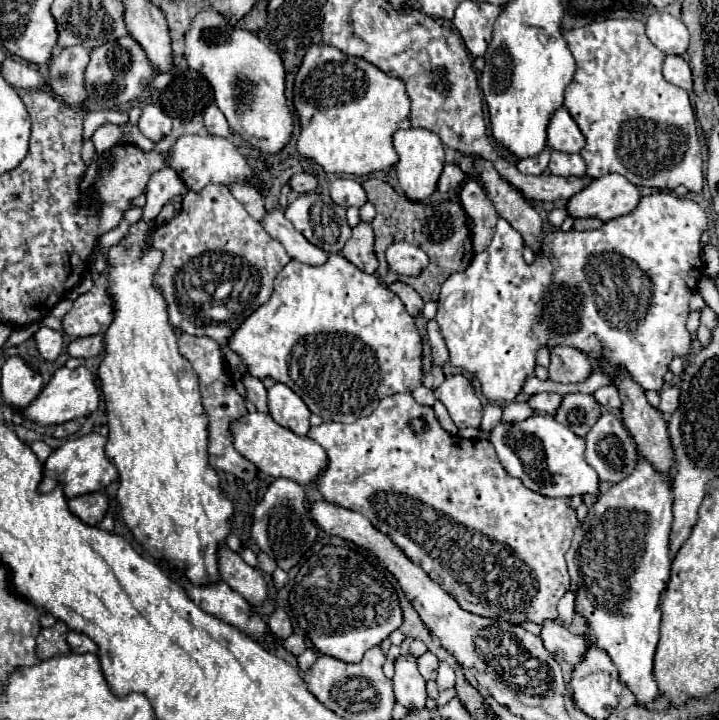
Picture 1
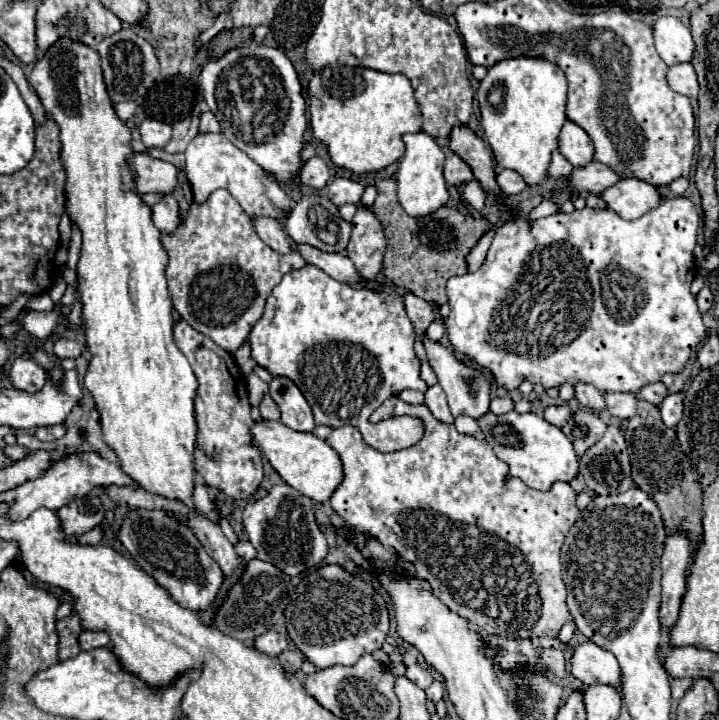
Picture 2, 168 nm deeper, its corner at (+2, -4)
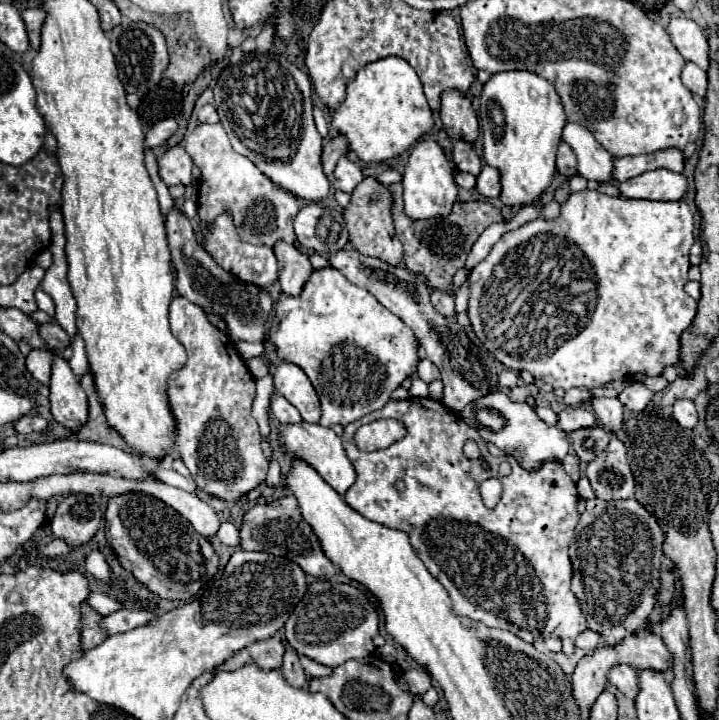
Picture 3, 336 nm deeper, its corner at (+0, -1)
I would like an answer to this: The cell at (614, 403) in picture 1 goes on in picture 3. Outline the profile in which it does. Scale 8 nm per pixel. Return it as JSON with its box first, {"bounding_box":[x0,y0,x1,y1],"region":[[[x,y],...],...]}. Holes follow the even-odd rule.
{"bounding_box":[617,383,653,413],"region":[[[633,383],[633,385],[629,385],[627,389],[623,389],[617,399],[619,399],[627,409],[631,409],[633,413],[639,413],[639,411],[643,411],[643,409],[647,407],[647,403],[653,399],[653,393],[651,393],[645,385]]]}

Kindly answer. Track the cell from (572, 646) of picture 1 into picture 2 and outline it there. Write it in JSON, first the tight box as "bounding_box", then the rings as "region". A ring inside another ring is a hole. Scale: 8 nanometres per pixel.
{"bounding_box":[571,642,621,692],"region":[[[583,642],[573,648],[571,674],[583,682],[583,686],[609,684],[621,692],[621,668],[615,656],[593,642]]]}

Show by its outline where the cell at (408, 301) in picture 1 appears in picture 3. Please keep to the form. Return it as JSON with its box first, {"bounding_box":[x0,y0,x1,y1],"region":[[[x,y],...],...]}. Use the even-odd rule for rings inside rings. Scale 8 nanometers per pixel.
{"bounding_box":[431,291,453,317],"region":[[[433,291],[431,293],[431,305],[435,305],[435,311],[441,313],[443,317],[453,317],[453,295],[451,293],[443,293],[443,291]]]}

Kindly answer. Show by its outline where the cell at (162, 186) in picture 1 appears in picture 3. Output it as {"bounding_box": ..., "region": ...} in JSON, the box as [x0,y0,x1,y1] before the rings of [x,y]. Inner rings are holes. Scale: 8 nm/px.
{"bounding_box":[165,207,273,343],"region":[[[177,207],[169,209],[165,227],[167,227],[169,251],[171,251],[173,263],[177,267],[177,283],[175,283],[177,291],[183,297],[187,297],[189,301],[193,301],[195,305],[221,315],[227,321],[229,335],[233,341],[247,341],[247,343],[263,341],[265,331],[267,331],[267,321],[273,313],[273,299],[271,299],[269,291],[253,287],[253,285],[241,285],[241,283],[237,283],[237,279],[233,275],[225,273],[209,257],[209,253],[205,253],[201,249],[201,243],[197,241],[191,221]]]}

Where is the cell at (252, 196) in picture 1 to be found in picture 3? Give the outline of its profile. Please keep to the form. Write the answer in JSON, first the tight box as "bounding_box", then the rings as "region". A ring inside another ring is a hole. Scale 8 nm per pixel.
{"bounding_box":[273,241,313,295],"region":[[[277,241],[273,245],[273,251],[279,263],[281,291],[287,295],[299,295],[303,289],[303,283],[309,279],[313,271],[307,255],[295,245],[289,245],[287,241]]]}

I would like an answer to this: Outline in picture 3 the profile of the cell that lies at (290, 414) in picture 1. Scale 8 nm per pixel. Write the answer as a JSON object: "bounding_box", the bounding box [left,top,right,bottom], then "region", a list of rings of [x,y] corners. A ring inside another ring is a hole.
{"bounding_box":[273,361,321,423],"region":[[[283,361],[273,373],[273,381],[275,381],[275,391],[283,395],[291,405],[295,405],[295,409],[299,409],[303,421],[307,423],[319,421],[321,417],[319,397],[313,385],[309,383],[307,375],[297,365]]]}

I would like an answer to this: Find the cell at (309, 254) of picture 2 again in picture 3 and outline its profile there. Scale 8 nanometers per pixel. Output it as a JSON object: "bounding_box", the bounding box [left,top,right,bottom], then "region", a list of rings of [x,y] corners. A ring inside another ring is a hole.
{"bounding_box":[329,249,499,413],"region":[[[341,249],[335,255],[329,257],[329,265],[343,273],[353,285],[359,285],[367,289],[383,307],[387,307],[391,313],[395,313],[407,327],[413,329],[419,345],[427,351],[427,359],[437,365],[441,371],[441,381],[445,387],[443,405],[447,405],[451,411],[459,413],[465,405],[471,401],[485,397],[487,393],[493,393],[499,389],[497,385],[497,369],[495,369],[495,357],[483,347],[469,341],[469,337],[463,333],[461,325],[457,321],[445,319],[439,315],[431,301],[429,301],[429,287],[423,275],[411,273],[403,265],[387,265],[379,259],[365,257],[355,249]]]}

